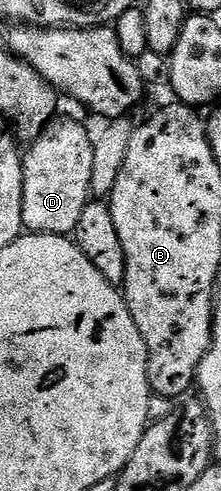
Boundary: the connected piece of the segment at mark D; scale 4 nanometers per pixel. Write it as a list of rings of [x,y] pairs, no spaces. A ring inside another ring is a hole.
[[[58,118],[43,128],[35,140],[38,141],[30,149],[25,149],[22,158],[22,173],[24,174],[23,229],[30,234],[69,237],[76,230],[76,226],[80,222],[80,214],[84,214],[84,206],[92,196],[90,191],[94,156],[92,132],[90,136],[89,130],[84,125],[77,124],[74,120]]]

